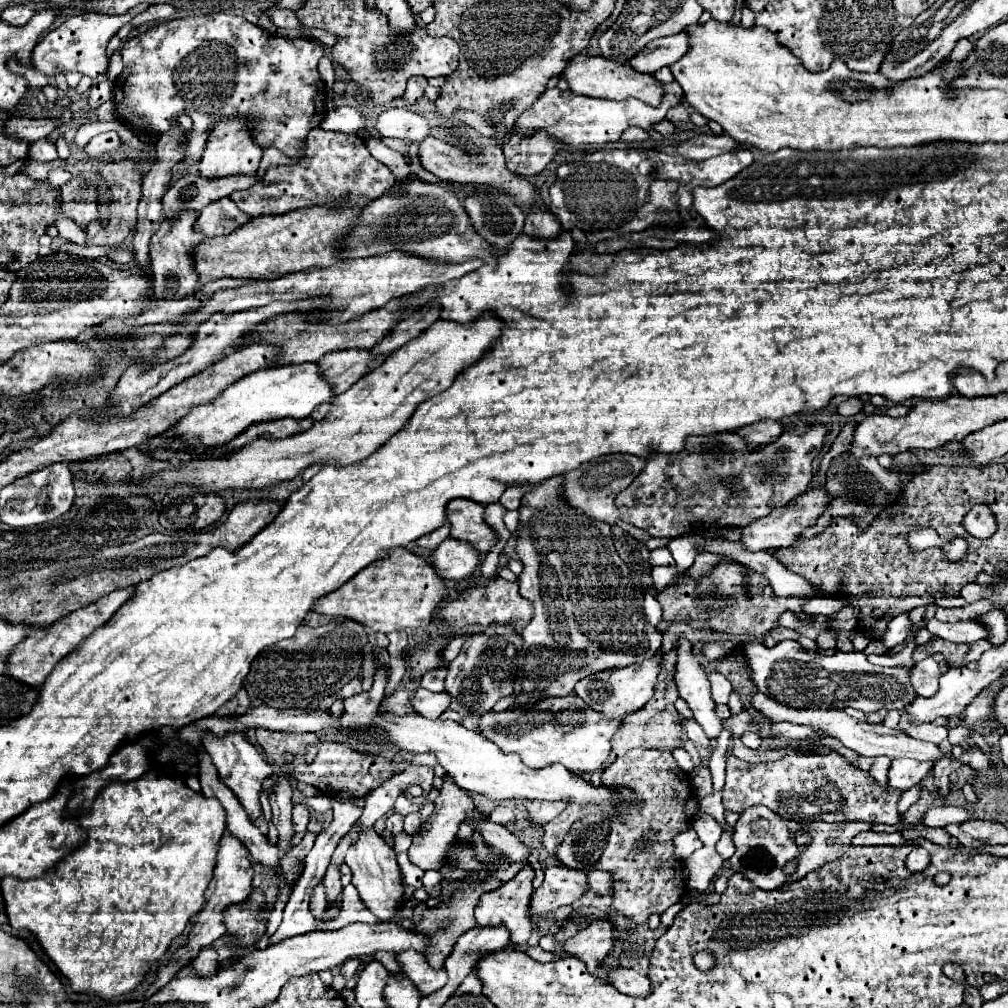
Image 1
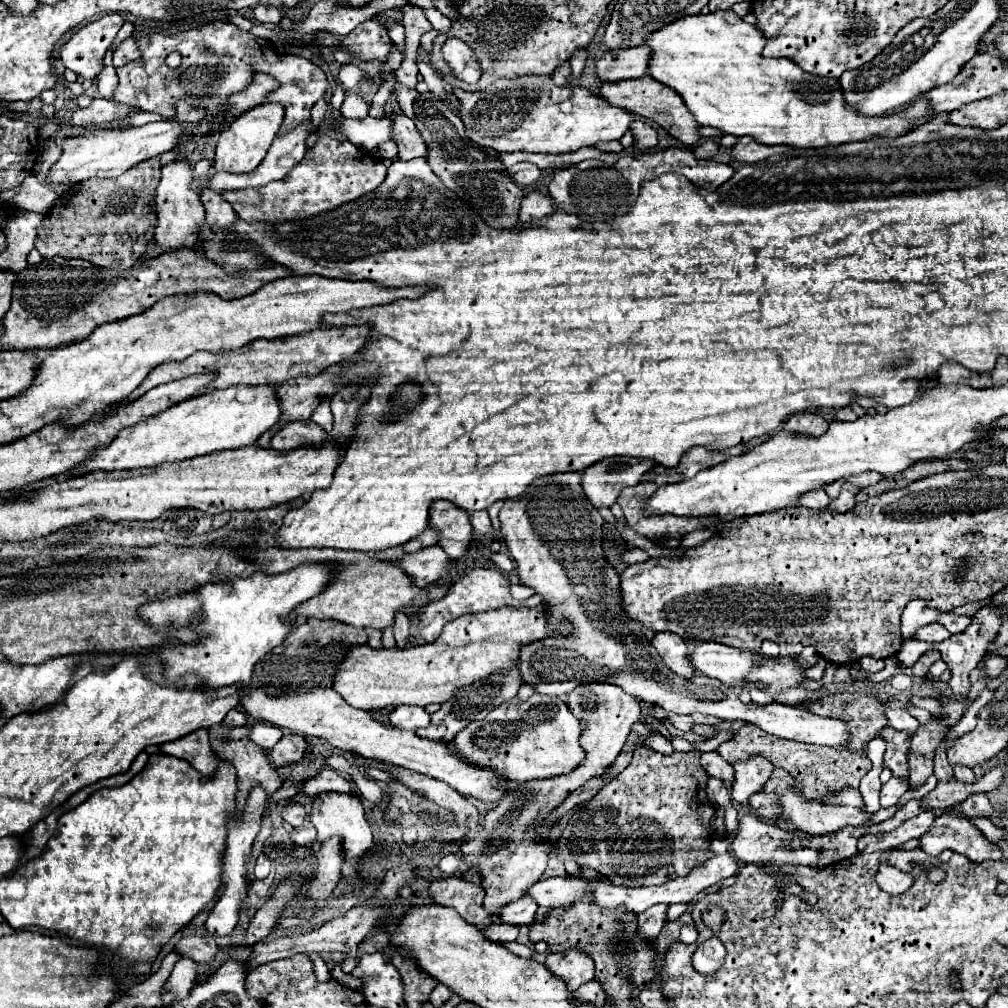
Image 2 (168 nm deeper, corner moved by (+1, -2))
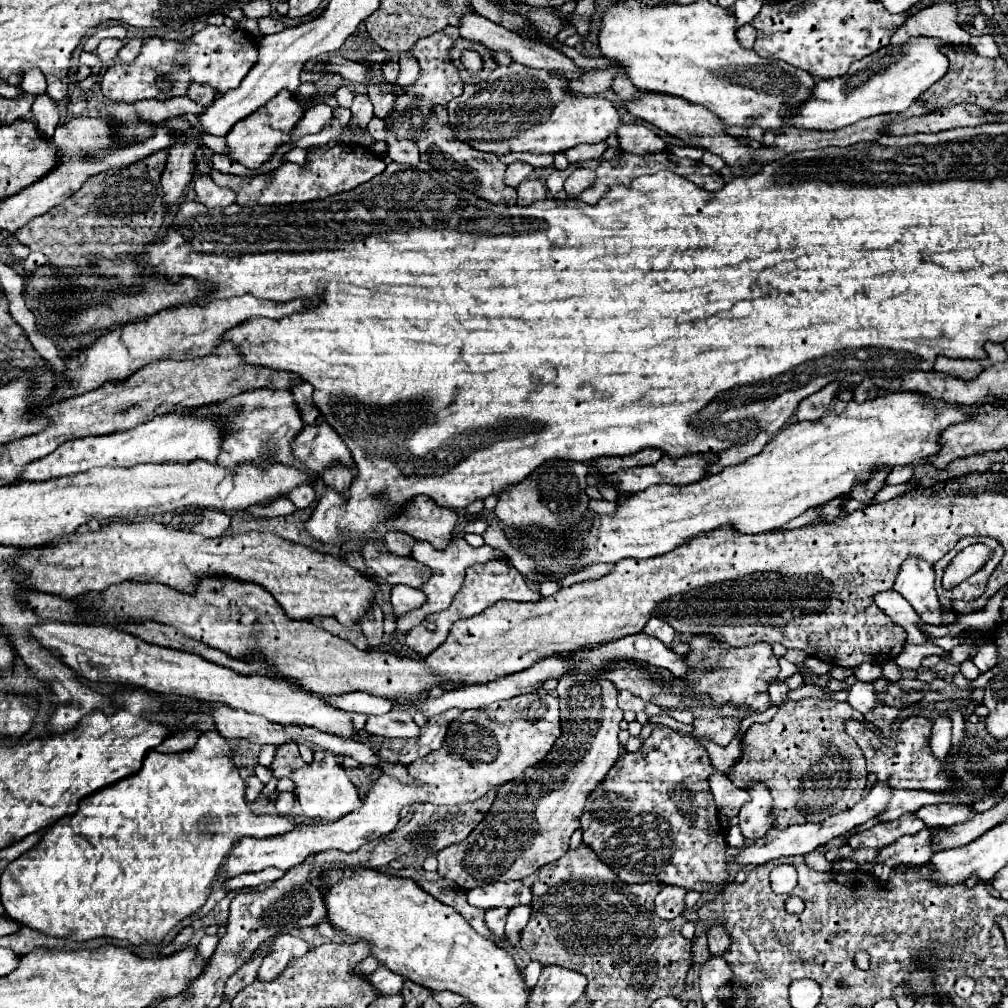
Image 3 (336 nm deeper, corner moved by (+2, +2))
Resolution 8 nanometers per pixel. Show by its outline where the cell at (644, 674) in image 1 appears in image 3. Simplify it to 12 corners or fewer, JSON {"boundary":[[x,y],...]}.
{"boundary":[[559,680],[563,732],[437,854],[465,890],[569,850],[621,756],[615,684]]}

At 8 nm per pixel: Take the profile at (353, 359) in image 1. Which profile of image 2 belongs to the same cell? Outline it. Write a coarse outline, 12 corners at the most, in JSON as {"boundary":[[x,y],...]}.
{"boundary":[[330,372],[300,376],[274,388],[280,422],[256,446],[270,448],[284,424],[308,420],[320,396],[332,396],[338,378]]}

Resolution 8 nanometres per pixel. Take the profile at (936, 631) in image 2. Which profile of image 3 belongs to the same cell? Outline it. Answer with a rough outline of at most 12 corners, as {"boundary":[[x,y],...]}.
{"boundary":[[895,590],[879,592],[875,604],[903,626],[906,642],[923,644],[921,616]]}

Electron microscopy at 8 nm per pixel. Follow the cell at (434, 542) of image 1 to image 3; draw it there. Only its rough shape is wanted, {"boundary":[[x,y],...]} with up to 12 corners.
{"boundary":[[387,532],[385,546],[397,556],[409,556],[415,538],[405,532]]}

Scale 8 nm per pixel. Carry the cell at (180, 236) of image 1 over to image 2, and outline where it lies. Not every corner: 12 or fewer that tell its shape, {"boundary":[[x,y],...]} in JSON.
{"boundary":[[186,160],[162,166],[156,244],[192,246],[204,222]]}

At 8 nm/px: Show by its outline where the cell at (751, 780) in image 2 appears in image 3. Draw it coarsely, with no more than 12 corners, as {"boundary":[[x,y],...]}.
{"boundary":[[765,782],[747,788],[741,834],[755,840],[773,826],[773,798]]}

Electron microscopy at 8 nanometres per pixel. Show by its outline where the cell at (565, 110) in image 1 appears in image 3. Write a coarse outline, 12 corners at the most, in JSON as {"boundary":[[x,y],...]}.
{"boundary":[[515,62],[447,106],[475,150],[565,152],[621,126],[607,98]]}

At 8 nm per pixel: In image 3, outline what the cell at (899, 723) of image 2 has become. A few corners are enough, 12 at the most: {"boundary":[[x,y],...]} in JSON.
{"boundary":[[857,682],[847,702],[863,714],[883,706],[871,682]]}

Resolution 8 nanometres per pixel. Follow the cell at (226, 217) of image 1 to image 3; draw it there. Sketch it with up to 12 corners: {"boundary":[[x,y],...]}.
{"boundary":[[209,176],[197,178],[197,200],[207,208],[225,208],[235,192]]}

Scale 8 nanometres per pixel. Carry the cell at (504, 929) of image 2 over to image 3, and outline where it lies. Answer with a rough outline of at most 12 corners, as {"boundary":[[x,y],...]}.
{"boundary":[[515,906],[507,916],[505,934],[517,934],[529,920],[531,908]]}

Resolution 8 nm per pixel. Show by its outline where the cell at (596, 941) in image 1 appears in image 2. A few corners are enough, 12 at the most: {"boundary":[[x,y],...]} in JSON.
{"boundary":[[578,950],[548,954],[544,966],[568,992],[594,978],[594,962]]}

